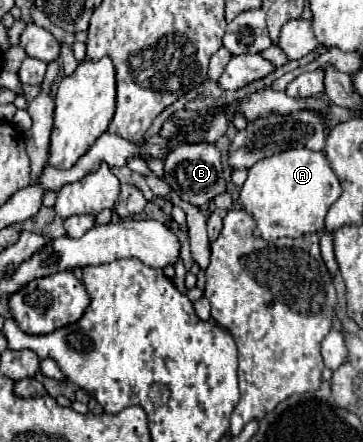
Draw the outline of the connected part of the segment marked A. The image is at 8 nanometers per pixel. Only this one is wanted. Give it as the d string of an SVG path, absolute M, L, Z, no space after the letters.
M292 148L286 152L278 152L274 156L262 158L258 164L254 164L248 170L248 178L240 190L238 202L240 202L242 210L248 212L250 216L254 216L254 220L256 220L254 236L264 238L264 240L276 240L282 236L300 238L310 232L322 232L324 216L326 216L328 208L340 198L340 194L342 194L340 182L322 152L314 152L308 148Z

